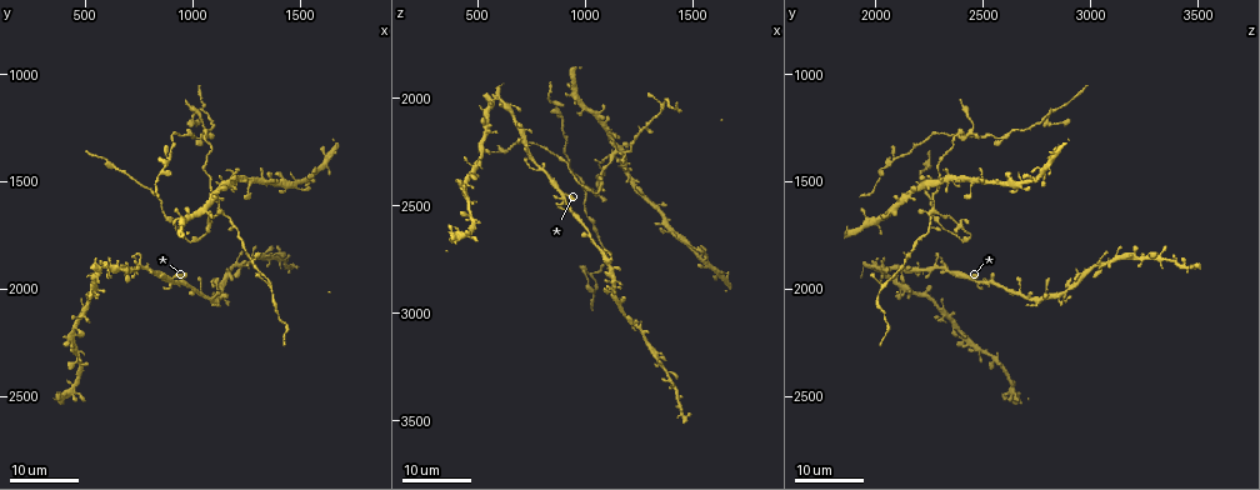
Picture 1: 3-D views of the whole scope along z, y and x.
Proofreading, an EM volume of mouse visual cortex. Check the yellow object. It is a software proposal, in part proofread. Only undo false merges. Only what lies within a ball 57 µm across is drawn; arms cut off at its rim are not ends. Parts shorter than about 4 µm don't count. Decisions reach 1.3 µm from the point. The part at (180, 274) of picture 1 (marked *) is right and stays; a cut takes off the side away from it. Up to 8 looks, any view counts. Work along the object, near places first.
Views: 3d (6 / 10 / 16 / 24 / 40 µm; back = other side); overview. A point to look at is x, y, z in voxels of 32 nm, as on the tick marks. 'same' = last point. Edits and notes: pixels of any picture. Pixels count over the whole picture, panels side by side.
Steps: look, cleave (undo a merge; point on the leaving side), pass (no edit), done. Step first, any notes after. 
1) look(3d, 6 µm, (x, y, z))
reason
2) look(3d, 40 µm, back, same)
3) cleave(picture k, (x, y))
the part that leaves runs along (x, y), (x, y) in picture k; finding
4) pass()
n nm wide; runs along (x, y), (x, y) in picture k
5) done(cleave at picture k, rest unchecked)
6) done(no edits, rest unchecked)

look(3d, 16 µm, (1070, 1670, 2370))
thin neck

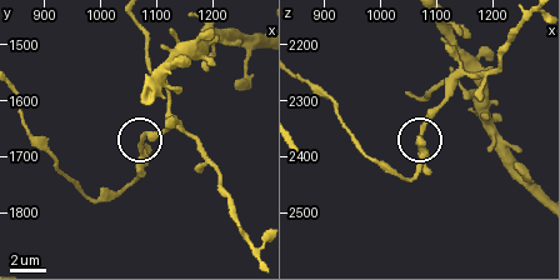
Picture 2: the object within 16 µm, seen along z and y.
look(3d, 10 µm, same)

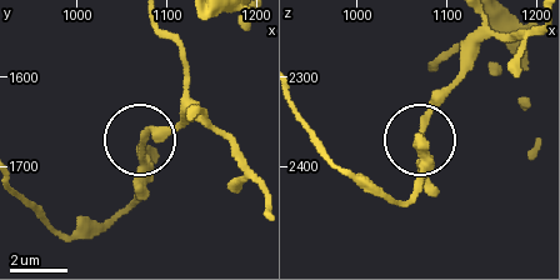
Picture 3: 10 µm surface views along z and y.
pass()
180 nm wide; continuous, no second neuron

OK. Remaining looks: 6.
look(3d, 16 µm, (1140, 1650, 2240))
thin arm on a thick one

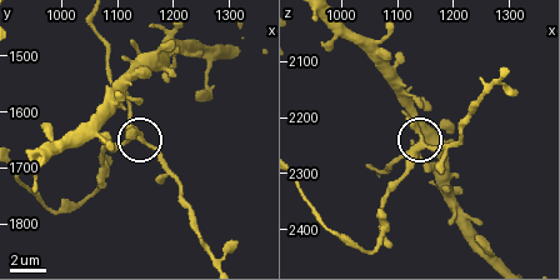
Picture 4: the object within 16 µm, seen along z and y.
look(3d, 6 µm, (1145, 1650, 2250))

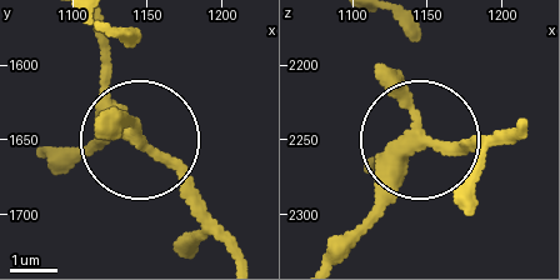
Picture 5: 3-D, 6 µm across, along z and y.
pass()
all the same neuron

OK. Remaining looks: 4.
look(3d, 16 µm, (1030, 1310, 2570))
arms run side by side

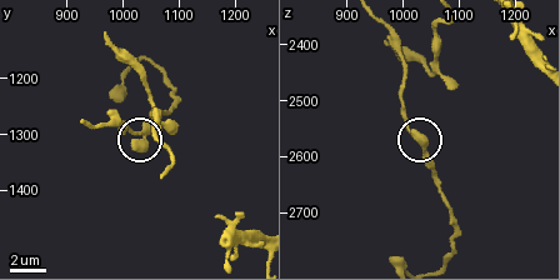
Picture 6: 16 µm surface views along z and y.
look(3d, 6 µm, same)

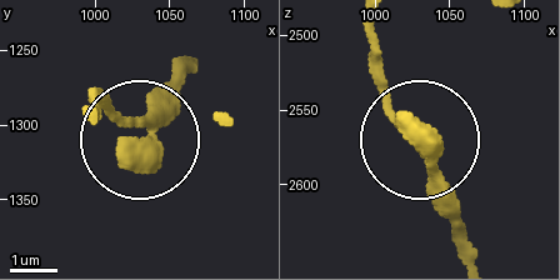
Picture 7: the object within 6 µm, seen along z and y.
pass()
runs along (91, 110), (148, 125), (184, 78) in picture 7; all the same neuron

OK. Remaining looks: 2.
look(3d, 24 µm, (1020, 1180, 2830))
three arms meet

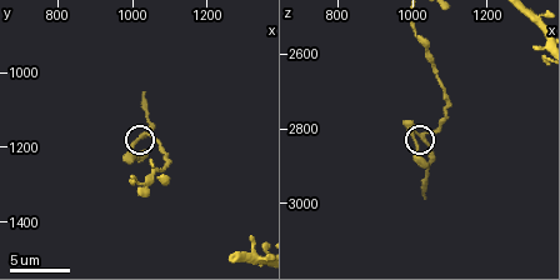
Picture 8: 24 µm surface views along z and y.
look(3d, 10 µm, (1020, 1180, 2830))

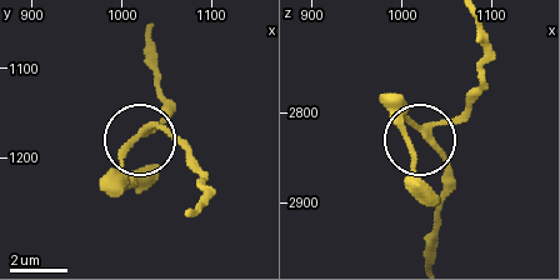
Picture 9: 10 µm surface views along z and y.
pass()
210 nm wide; runs along (186, 209), (206, 180), (163, 133), (144, 135), (100, 179) in picture 9; all the same neuron

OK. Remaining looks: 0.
done(no edits, rest unchecked)

